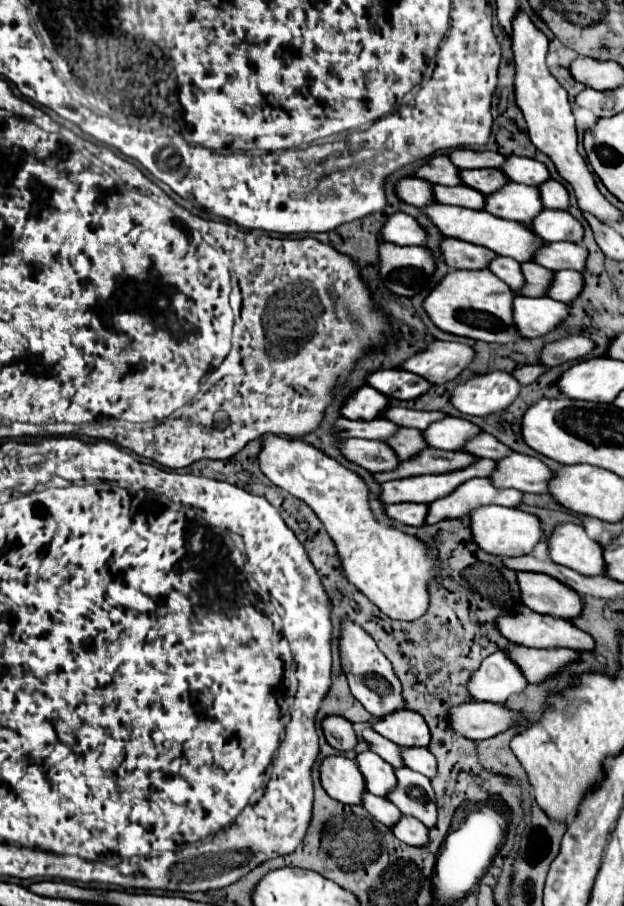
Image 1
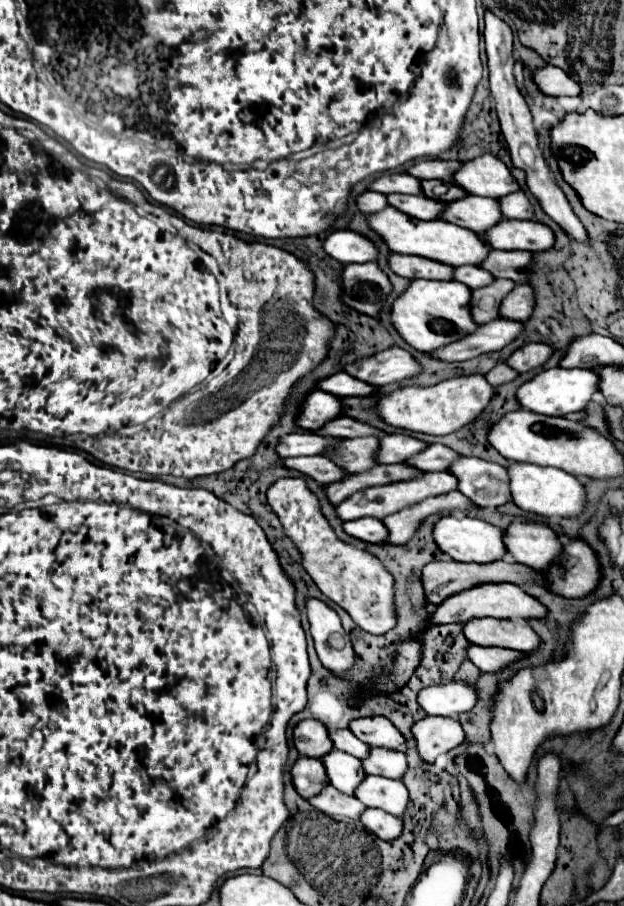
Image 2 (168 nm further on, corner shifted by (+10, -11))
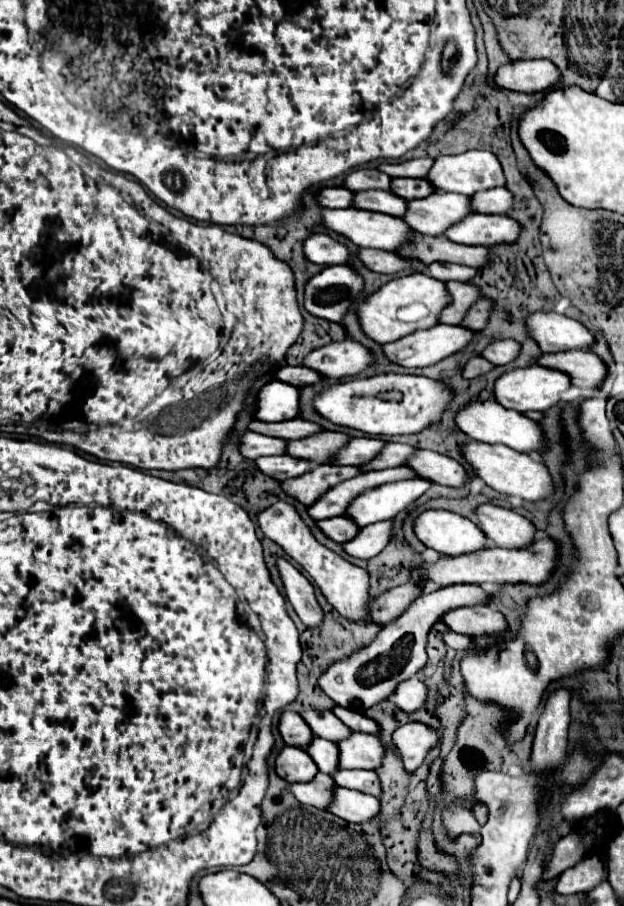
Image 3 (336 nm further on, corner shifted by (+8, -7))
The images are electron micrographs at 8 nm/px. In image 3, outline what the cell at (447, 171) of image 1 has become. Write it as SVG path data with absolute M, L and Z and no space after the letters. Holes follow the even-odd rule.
M355 170L351 174L347 174L347 178L343 180L343 188L351 190L351 192L361 192L361 190L371 190L371 188L385 188L389 190L389 176L385 176L383 172L377 170Z

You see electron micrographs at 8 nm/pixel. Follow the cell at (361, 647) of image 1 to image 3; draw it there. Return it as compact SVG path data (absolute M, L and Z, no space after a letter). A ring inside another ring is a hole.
M283 558L277 560L277 570L279 570L281 582L285 588L285 596L291 602L291 606L295 608L297 616L307 626L319 624L323 620L323 610L315 600L315 590L311 586L311 582Z

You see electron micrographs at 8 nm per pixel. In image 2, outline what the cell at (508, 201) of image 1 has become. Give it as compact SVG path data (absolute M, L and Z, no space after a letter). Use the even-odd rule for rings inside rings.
M467 196L467 200L451 202L447 206L447 216L441 216L441 220L459 224L477 234L485 234L495 224L505 220L505 216L501 210L501 202L497 198Z

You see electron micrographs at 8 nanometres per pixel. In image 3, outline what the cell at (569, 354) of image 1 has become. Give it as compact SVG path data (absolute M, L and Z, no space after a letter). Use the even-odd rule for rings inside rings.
M493 340L481 352L481 356L495 366L511 362L517 354L519 354L519 344L515 340Z

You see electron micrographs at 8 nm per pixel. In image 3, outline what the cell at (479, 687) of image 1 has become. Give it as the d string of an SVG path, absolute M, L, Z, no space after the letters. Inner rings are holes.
M413 676L413 678L401 682L387 700L391 700L391 702L393 702L397 708L401 708L403 712L413 712L413 710L417 710L419 706L423 706L425 696L427 696L425 684Z

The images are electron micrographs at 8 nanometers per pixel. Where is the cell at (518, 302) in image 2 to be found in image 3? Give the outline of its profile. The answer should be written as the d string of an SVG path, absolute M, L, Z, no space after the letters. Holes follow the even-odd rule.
M477 300L477 304L473 304L473 306L467 310L461 326L467 328L467 330L473 330L473 332L481 330L481 328L485 326L485 320L489 318L489 308L491 308L491 306L493 306L493 304L485 304L485 300Z

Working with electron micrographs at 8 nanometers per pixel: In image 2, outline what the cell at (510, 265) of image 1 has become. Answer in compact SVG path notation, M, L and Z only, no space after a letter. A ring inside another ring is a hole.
M459 266L455 270L455 280L463 282L475 290L475 288L483 288L487 284L493 284L495 276L491 272L487 272L485 268L479 268L479 266Z

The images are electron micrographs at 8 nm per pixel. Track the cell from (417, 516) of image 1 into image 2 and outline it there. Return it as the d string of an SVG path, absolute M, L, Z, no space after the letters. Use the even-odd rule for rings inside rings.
M359 518L359 520L351 520L351 522L345 522L343 524L345 532L359 538L359 540L365 540L365 542L385 542L387 536L389 536L389 530L387 526L377 520L377 518Z

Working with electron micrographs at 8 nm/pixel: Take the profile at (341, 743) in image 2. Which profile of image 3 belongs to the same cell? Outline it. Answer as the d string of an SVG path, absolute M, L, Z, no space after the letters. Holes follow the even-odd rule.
M307 710L307 712L301 712L301 718L305 720L305 724L309 724L313 736L319 736L319 738L325 738L325 740L331 740L331 742L341 740L341 736L345 736L345 732L351 732L329 710L325 710L325 712Z

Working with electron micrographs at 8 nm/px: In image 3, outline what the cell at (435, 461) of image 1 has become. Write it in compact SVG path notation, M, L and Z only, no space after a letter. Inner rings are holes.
M319 464L313 470L305 472L303 476L283 480L281 490L287 496L295 498L297 502L309 506L309 504L313 504L313 500L317 500L317 496L321 492L325 492L325 488L331 488L333 484L353 478L357 474L361 474L361 470L357 466L337 468L337 466L329 466L329 464Z

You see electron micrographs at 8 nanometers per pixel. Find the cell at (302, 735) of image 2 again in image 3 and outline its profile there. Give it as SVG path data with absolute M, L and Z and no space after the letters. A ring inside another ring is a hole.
M283 712L281 714L279 734L281 734L285 744L299 746L299 748L305 748L305 744L309 744L309 740L313 740L313 734L309 732L309 726L295 712Z

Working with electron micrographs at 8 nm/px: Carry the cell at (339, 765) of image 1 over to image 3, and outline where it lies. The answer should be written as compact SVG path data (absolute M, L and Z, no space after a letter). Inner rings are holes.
M283 746L275 758L275 772L287 782L309 782L317 774L317 766L305 750Z

